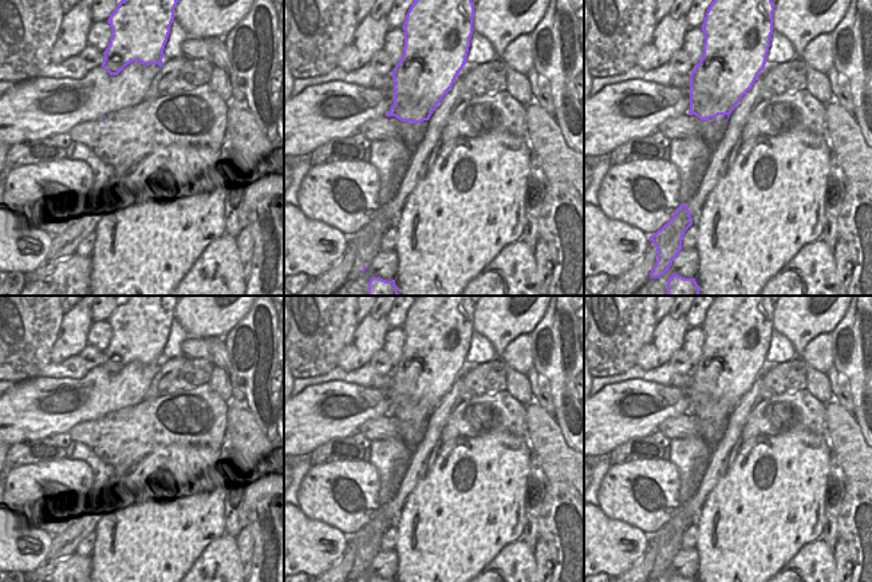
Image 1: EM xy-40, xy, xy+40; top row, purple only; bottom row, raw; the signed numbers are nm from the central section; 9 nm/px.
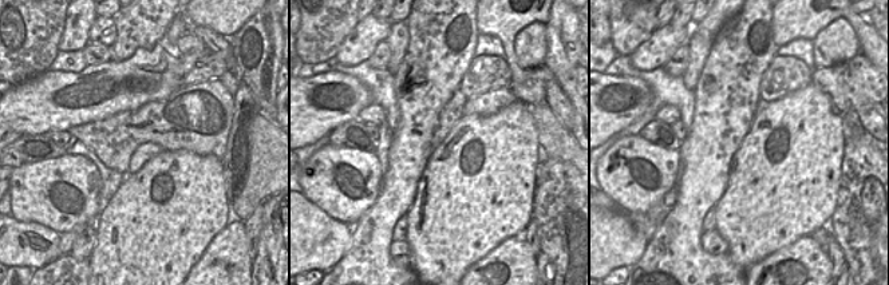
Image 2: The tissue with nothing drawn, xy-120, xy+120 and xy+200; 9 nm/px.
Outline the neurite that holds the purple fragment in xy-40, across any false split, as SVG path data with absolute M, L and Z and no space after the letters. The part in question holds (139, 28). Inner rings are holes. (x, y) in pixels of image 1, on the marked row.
M121 0L107 20L111 27L111 39L103 52L102 67L110 75L118 75L133 62L162 67L163 50L174 20L177 3L178 0Z

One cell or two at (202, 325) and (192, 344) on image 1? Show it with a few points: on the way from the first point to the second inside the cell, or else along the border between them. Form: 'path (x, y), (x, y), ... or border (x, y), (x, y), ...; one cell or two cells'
border (189, 335), (204, 340); two cells

